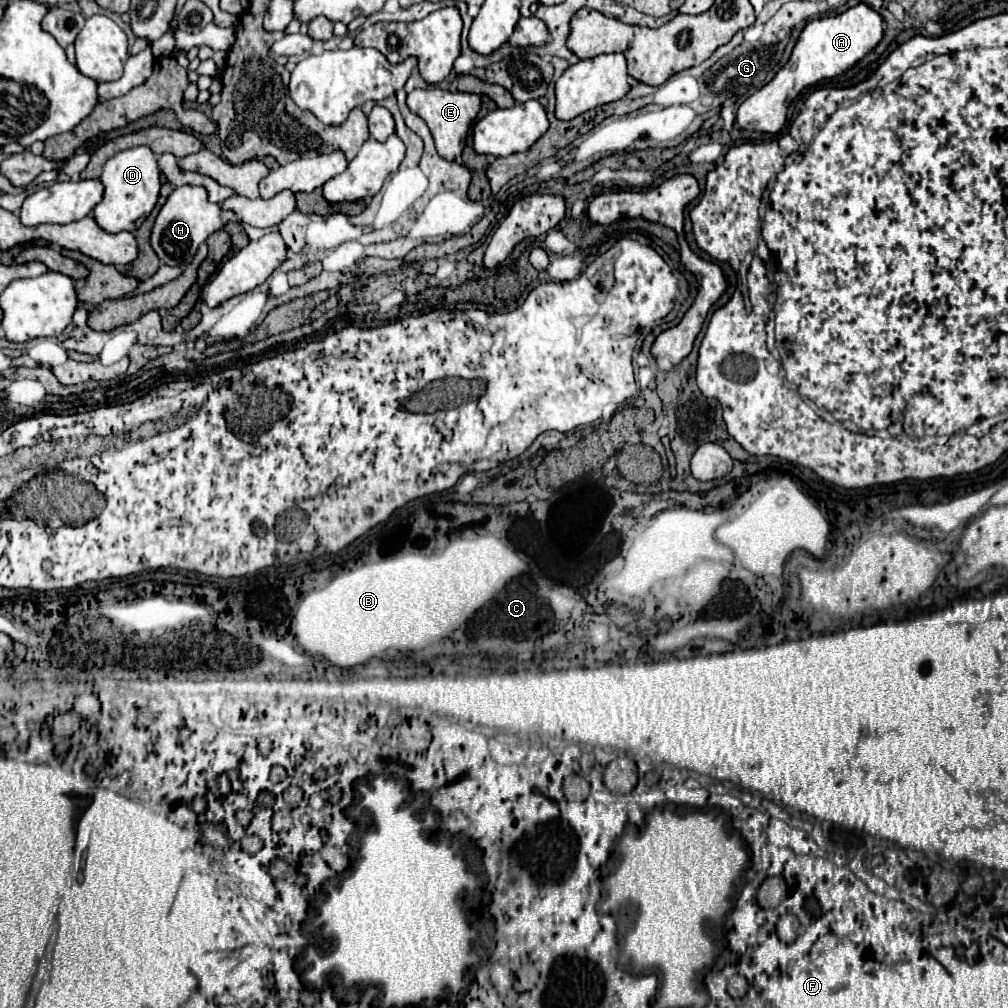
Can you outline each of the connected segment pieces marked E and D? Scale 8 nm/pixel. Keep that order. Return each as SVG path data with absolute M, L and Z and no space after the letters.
M427 88L427 90L413 90L407 94L407 106L413 114L421 116L435 140L437 152L441 158L453 162L461 156L461 150L465 146L465 138L469 134L471 122L479 112L481 98L477 94L465 94L465 92L447 92L441 88Z
M149 146L123 150L105 162L99 180L105 186L105 194L103 200L93 210L97 224L111 234L117 234L121 230L135 232L143 224L143 220L151 214L159 198L161 182L159 182L159 168L157 168L155 154L149 150Z

